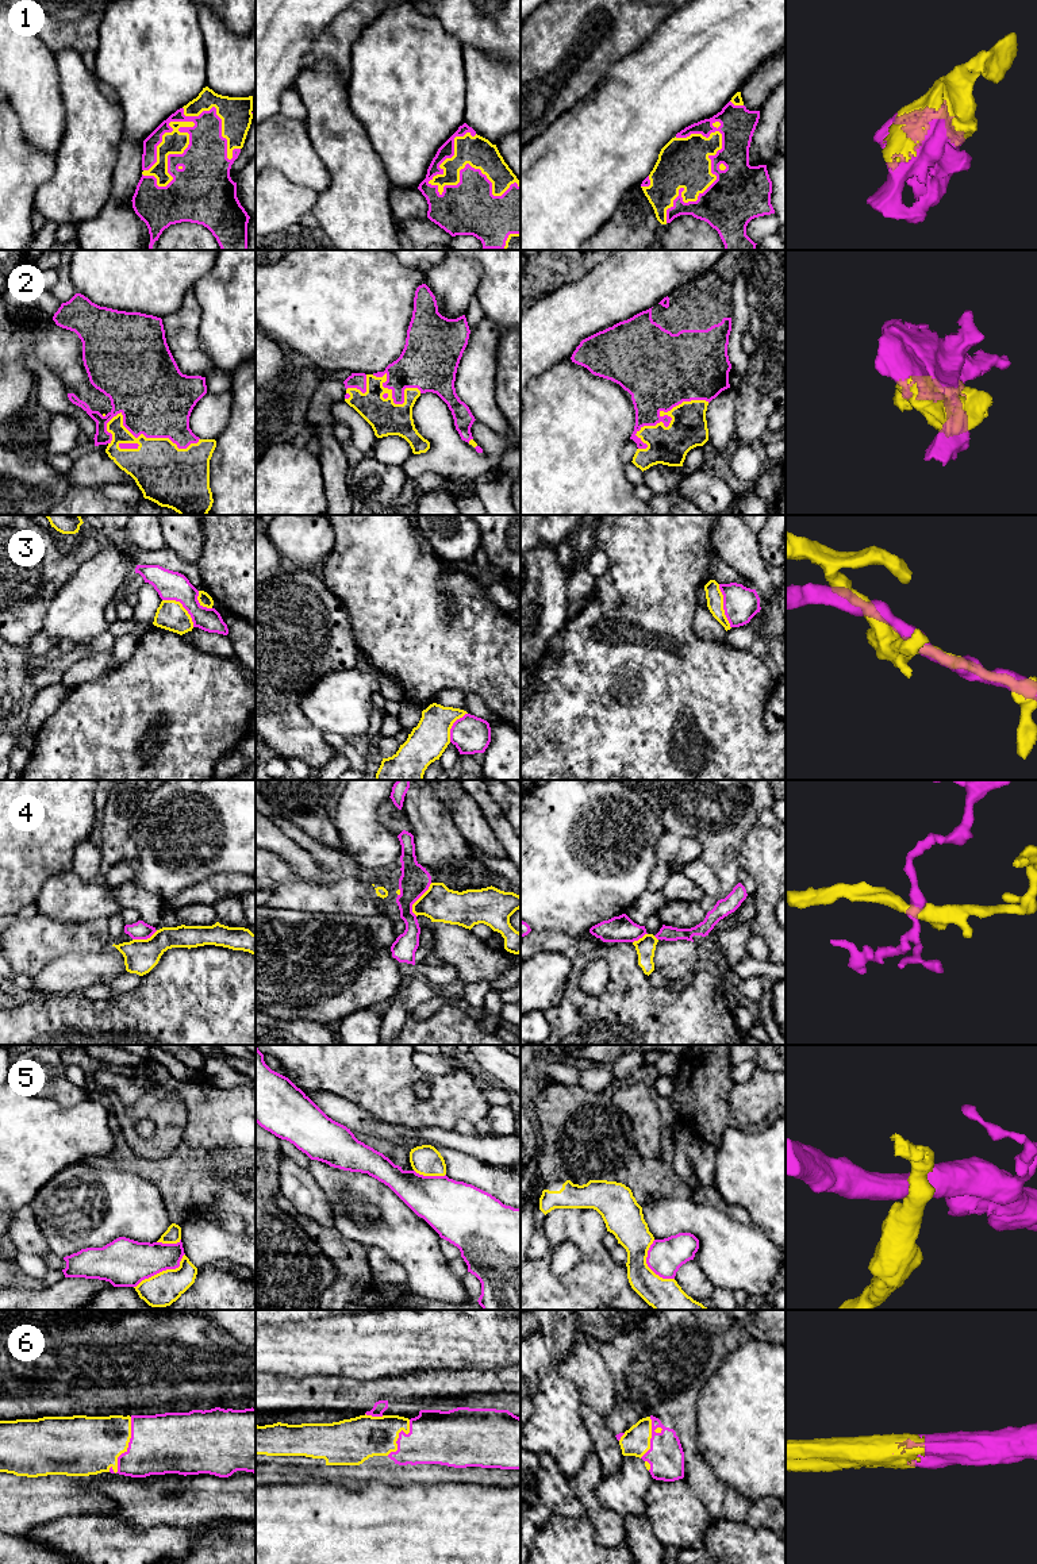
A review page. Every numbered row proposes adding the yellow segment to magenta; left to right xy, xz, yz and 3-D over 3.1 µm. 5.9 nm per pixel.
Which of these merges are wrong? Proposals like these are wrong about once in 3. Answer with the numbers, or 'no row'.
3, 4, 5

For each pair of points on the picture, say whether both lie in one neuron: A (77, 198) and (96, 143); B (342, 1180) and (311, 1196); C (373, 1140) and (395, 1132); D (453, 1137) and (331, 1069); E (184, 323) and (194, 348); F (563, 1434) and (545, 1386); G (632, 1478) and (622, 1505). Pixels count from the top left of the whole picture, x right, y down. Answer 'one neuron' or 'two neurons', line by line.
A: one neuron
B: two neurons
C: two neurons
D: two neurons
E: one neuron
F: one neuron
G: one neuron

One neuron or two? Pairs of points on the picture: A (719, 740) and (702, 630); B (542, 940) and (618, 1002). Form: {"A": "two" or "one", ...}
{"A": "two", "B": "two"}

